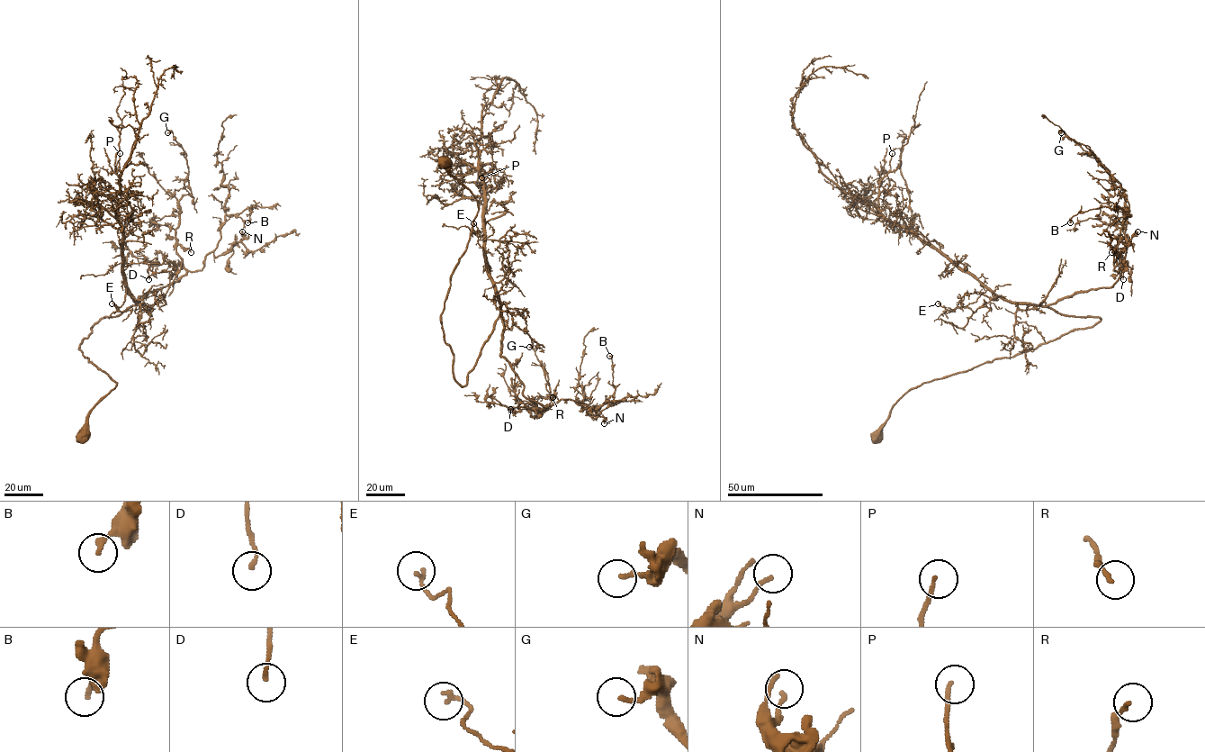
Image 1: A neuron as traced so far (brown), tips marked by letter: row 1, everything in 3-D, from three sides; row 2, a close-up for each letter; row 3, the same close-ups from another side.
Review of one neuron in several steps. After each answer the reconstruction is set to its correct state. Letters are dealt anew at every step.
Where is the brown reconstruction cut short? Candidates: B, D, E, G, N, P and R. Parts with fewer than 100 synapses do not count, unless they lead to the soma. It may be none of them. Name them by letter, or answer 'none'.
none

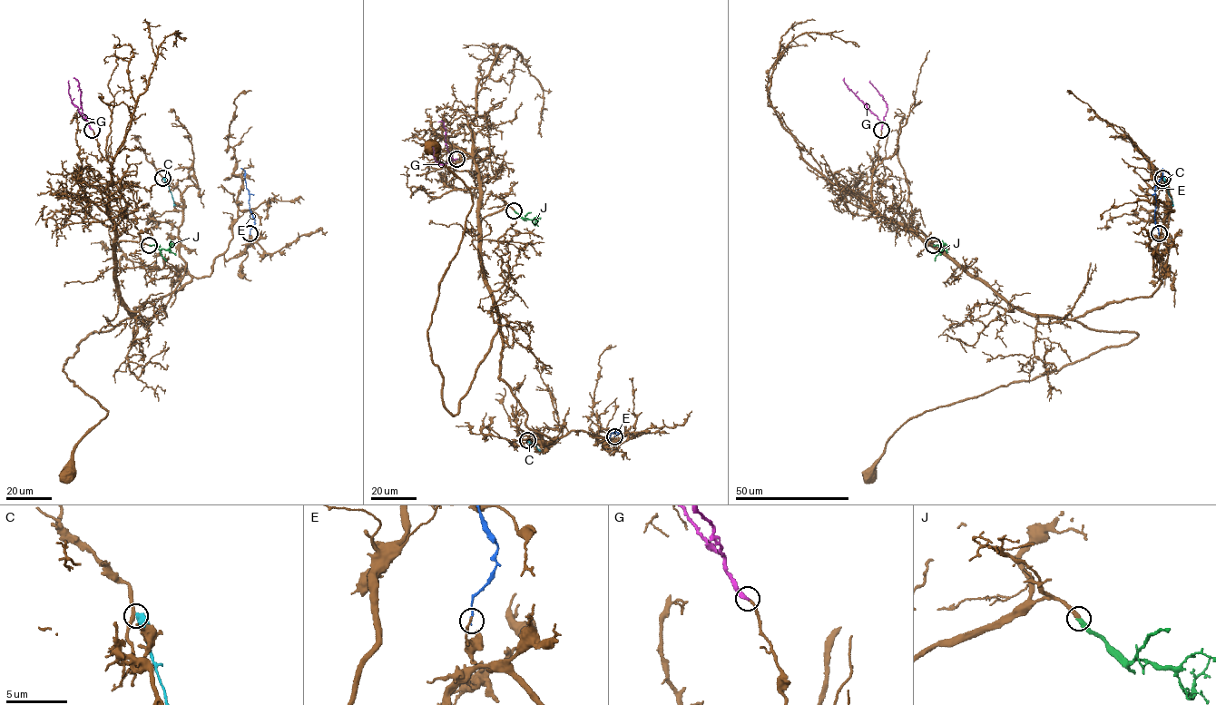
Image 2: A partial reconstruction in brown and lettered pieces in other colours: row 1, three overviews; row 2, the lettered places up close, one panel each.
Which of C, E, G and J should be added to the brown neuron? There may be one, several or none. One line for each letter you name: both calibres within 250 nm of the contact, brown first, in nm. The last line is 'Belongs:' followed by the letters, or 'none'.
J: Thickness 260 nm (brown) against 320 nm
Belongs: J

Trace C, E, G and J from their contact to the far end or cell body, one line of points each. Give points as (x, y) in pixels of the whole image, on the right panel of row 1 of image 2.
C: (1162, 178), (1172, 206)
E: (1158, 234), (1154, 218), (1155, 189), (1162, 168)
G: (881, 130), (882, 122), (848, 88), (844, 77)
J: (933, 245), (938, 245), (943, 249), (946, 248), (939, 242)

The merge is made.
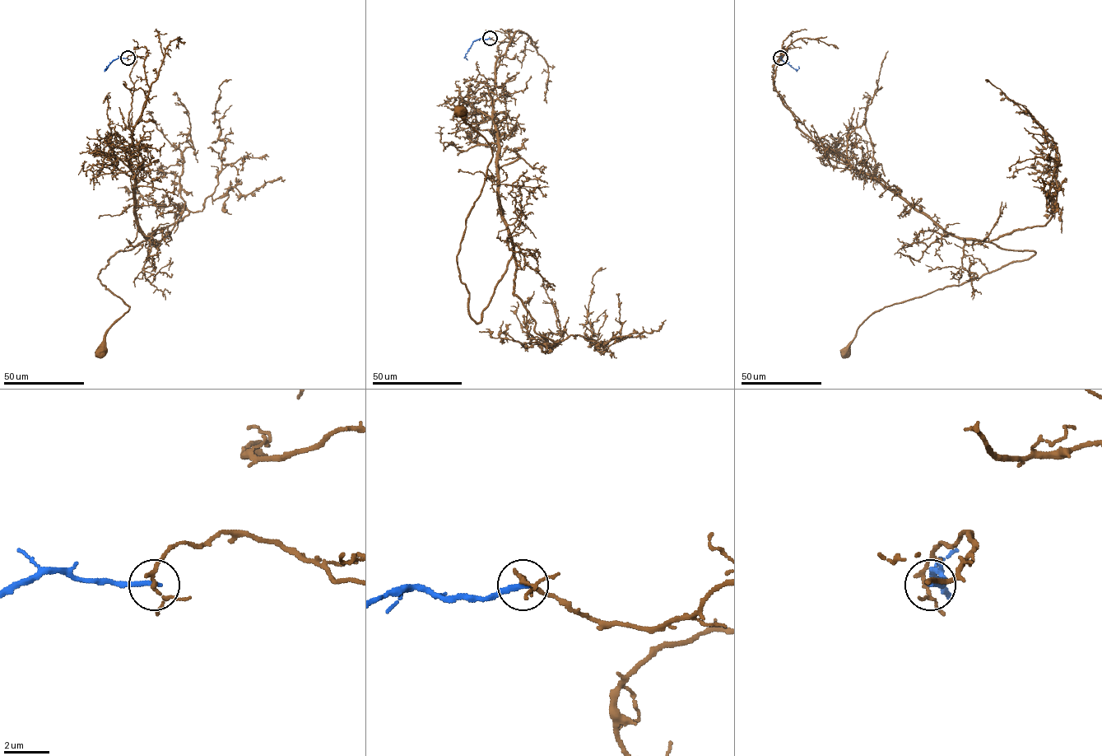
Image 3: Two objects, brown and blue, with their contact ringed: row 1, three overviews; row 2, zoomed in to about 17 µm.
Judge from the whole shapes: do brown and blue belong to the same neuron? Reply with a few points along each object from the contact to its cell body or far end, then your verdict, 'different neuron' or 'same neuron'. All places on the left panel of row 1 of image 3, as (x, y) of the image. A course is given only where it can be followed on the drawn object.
brown runs (127, 58), (144, 58), (149, 88), (128, 150), (135, 221), (148, 240), (99, 273), (129, 307), (101, 351); blue runs (127, 58), (118, 57), (113, 59), (106, 70), (106, 66); different neuron

